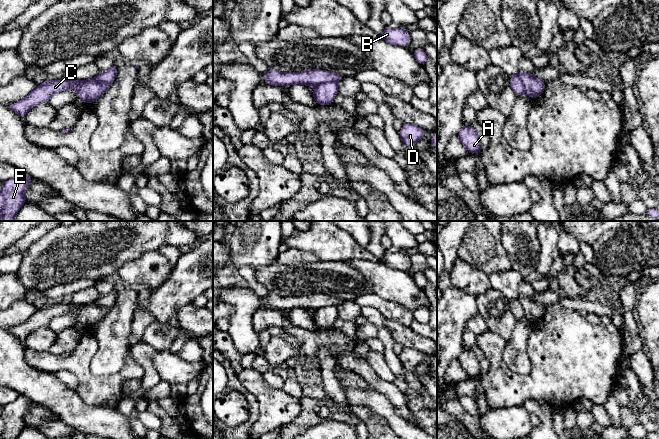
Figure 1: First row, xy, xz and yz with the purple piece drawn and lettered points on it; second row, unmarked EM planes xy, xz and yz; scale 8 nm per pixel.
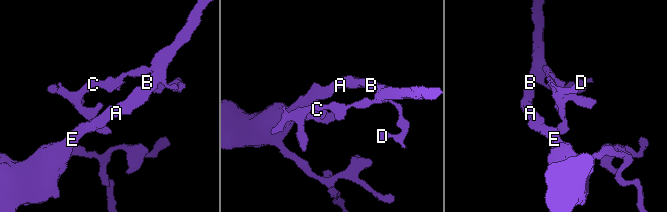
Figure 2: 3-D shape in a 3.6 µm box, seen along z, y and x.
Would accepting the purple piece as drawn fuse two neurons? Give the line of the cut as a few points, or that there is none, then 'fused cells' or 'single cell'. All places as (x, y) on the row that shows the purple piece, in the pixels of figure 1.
cut xz (335, 81), (321, 83), (315, 87); fused cells

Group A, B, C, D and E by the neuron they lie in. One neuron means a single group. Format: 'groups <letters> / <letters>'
groups A B D E / C

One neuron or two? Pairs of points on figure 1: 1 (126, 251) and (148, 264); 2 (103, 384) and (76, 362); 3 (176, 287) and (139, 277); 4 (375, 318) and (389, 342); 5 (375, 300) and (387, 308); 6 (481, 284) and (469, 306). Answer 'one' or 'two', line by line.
1: two
2: one
3: two
4: one
5: one
6: two

